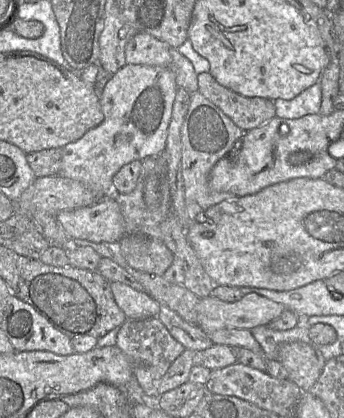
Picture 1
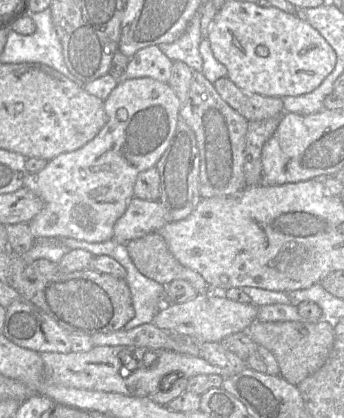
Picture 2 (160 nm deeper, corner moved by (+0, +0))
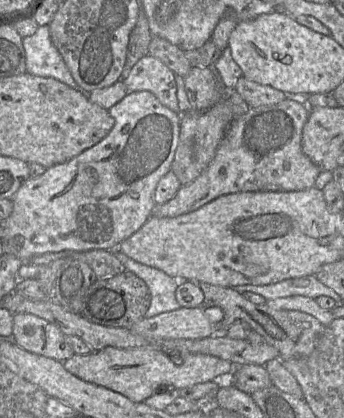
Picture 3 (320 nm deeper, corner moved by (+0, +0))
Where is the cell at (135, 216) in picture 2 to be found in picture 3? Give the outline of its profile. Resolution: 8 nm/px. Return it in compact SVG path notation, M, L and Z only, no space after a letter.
M291 99L250 108L229 126L214 159L193 182L182 186L168 202L155 206L152 215L172 218L193 212L212 200L237 192L299 191L315 186L322 169L302 150L302 132L310 107Z

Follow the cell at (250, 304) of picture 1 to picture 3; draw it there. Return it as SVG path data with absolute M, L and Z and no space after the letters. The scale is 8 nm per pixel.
M219 307L186 308L143 318L129 329L149 340L203 339L212 337L224 313Z

